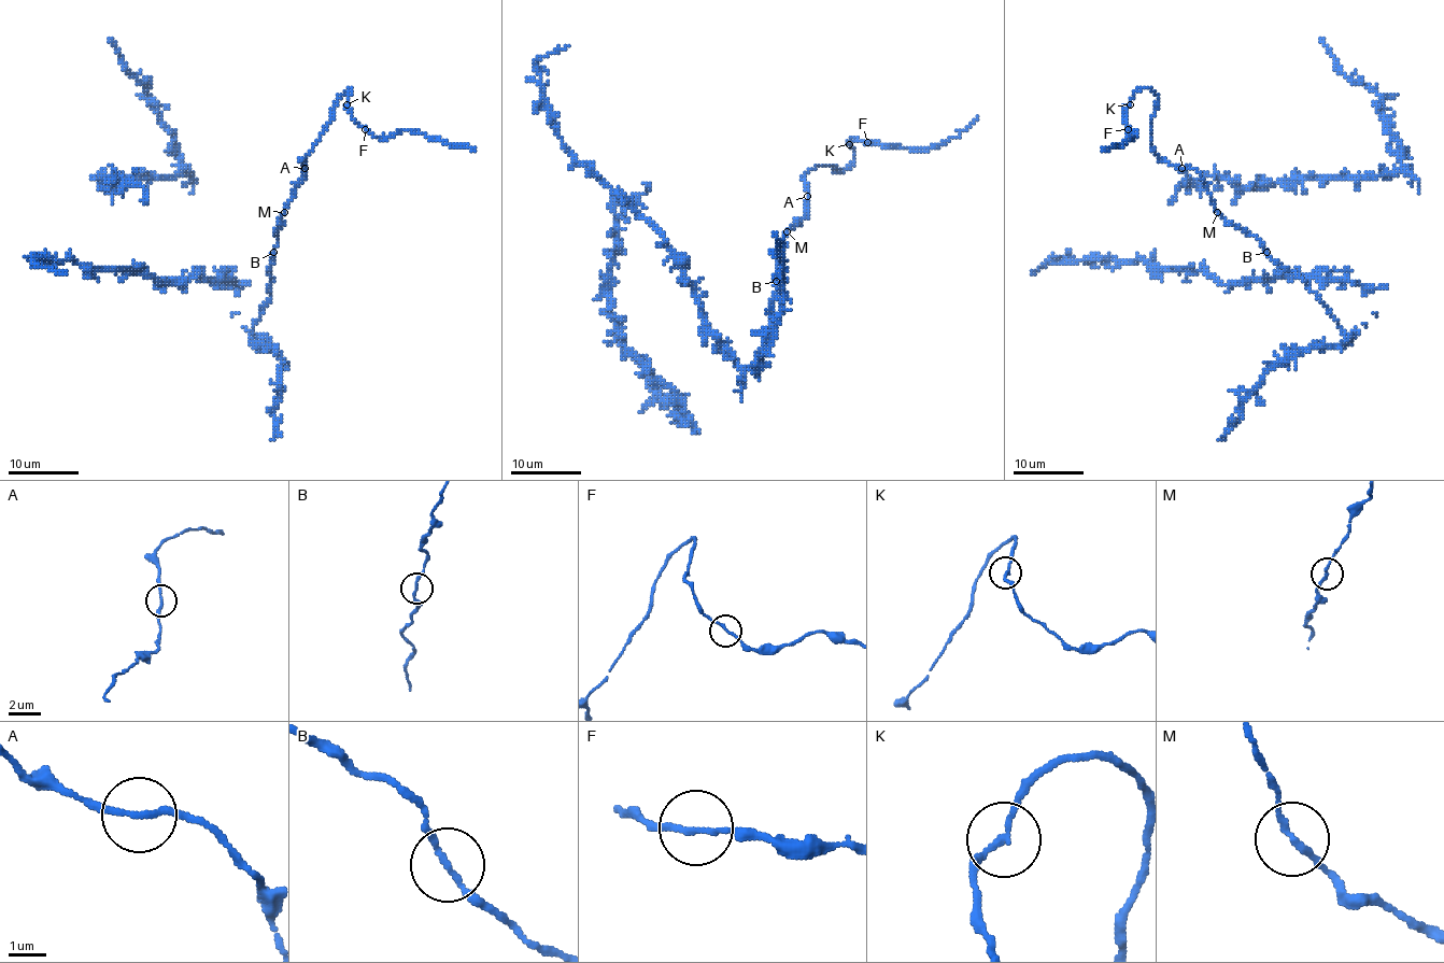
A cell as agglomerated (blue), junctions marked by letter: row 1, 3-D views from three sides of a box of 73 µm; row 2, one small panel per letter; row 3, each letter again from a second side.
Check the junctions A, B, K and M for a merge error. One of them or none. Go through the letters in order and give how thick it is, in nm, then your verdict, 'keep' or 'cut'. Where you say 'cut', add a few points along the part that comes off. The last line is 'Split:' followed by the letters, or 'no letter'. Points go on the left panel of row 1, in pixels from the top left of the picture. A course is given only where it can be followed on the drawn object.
A: calibre 160 nm; keep
B: calibre 150 nm; keep
K: calibre 150 nm; keep
M: calibre 180 nm; keep
Split: no letter

